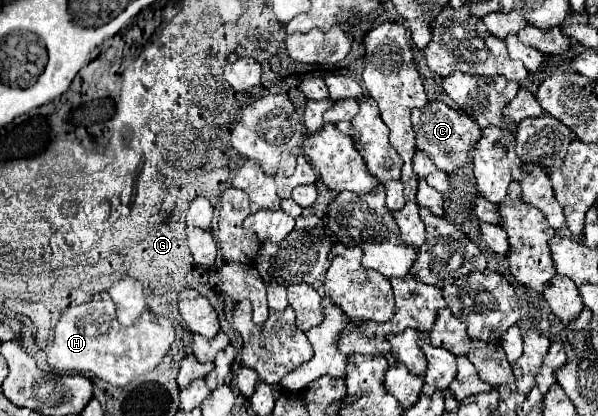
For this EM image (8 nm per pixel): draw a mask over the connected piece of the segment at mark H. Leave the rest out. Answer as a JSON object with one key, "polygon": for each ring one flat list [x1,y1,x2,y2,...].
{"polygon":[[100,294,86,304,68,308,60,316,54,328,54,342,48,350,48,364,64,374,84,372,86,376,98,376,114,386,126,386,132,380,152,372,168,354,174,340,176,332,172,322,154,312,144,312,132,328,118,326,112,298,108,294]]}

